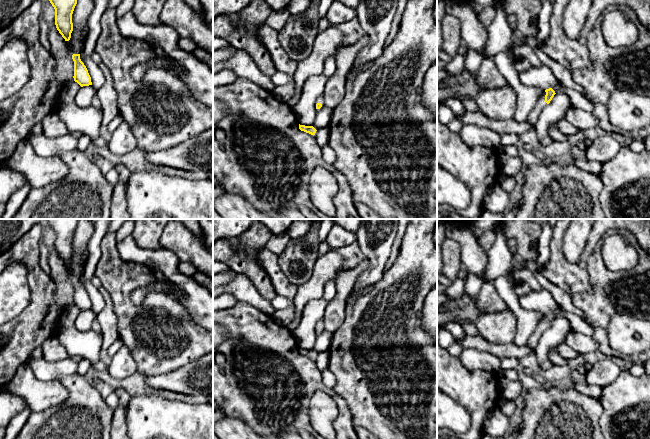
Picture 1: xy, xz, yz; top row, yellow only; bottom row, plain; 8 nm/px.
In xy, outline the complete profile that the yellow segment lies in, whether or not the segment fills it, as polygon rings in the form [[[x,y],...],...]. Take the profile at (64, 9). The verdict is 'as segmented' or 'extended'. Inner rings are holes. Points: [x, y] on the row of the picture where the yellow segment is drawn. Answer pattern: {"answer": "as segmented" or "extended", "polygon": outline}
{"answer": "as segmented", "polygon": [[[49,0],[55,9],[55,25],[59,33],[69,41],[73,31],[72,14],[77,0]]]}

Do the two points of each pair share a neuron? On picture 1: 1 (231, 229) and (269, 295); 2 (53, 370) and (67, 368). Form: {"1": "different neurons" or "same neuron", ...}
{"1": "different neurons", "2": "same neuron"}

